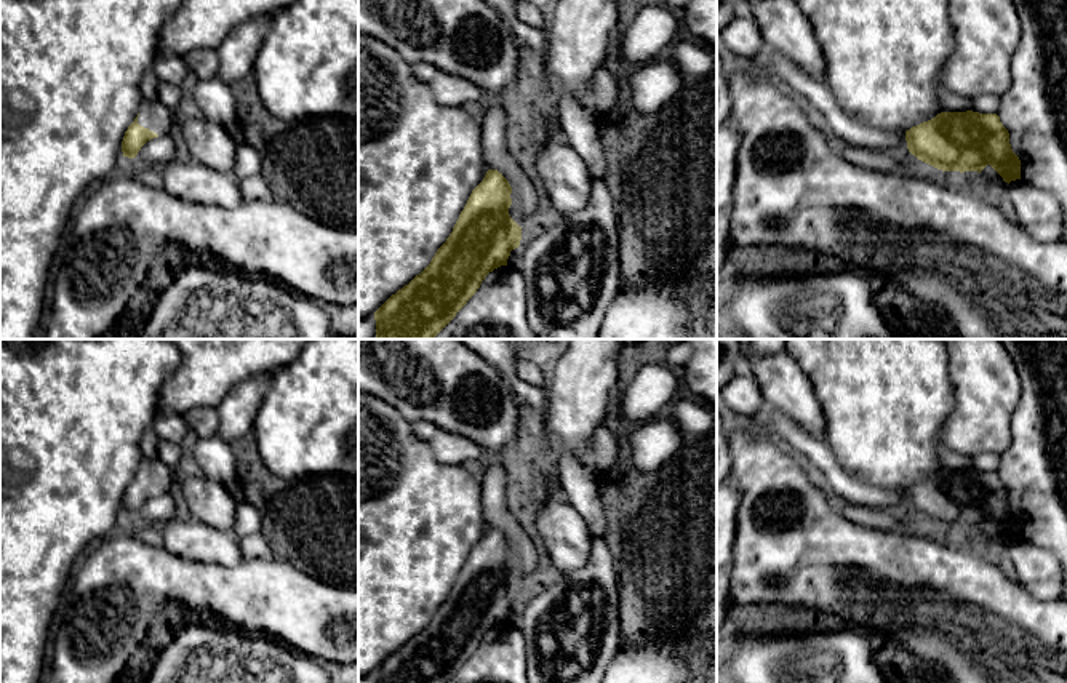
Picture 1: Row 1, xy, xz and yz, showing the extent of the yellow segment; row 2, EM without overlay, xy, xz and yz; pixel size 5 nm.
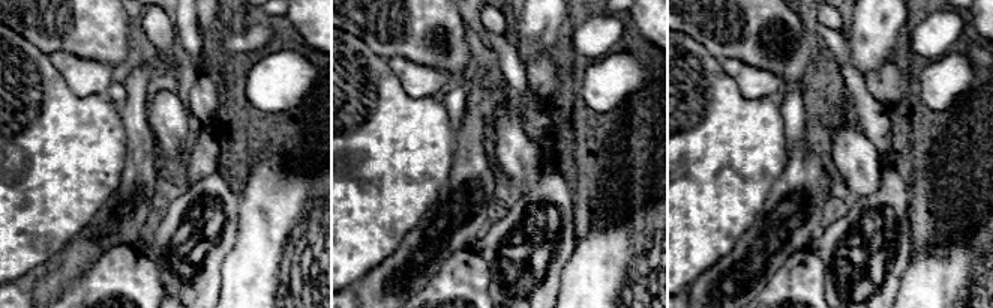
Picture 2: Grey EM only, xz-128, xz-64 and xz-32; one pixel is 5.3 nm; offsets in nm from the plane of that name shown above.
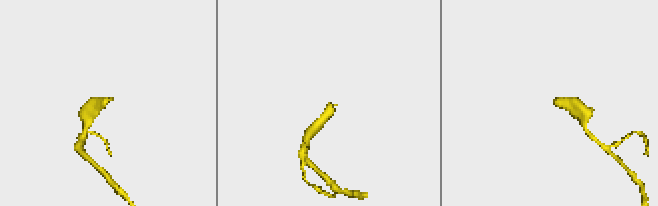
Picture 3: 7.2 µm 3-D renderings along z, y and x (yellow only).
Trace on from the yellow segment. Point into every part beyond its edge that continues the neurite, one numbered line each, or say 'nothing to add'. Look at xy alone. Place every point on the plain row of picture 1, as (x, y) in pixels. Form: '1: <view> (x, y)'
1: xy (154, 474)

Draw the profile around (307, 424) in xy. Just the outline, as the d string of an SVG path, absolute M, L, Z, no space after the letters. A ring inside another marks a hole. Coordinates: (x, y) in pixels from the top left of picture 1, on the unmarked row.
M310 339L291 363L277 368L250 441L277 477L358 477L358 339Z

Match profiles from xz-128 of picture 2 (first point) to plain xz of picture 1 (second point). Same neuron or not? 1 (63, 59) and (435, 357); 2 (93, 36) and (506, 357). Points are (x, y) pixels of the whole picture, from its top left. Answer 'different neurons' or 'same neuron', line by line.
1: different neurons
2: different neurons

